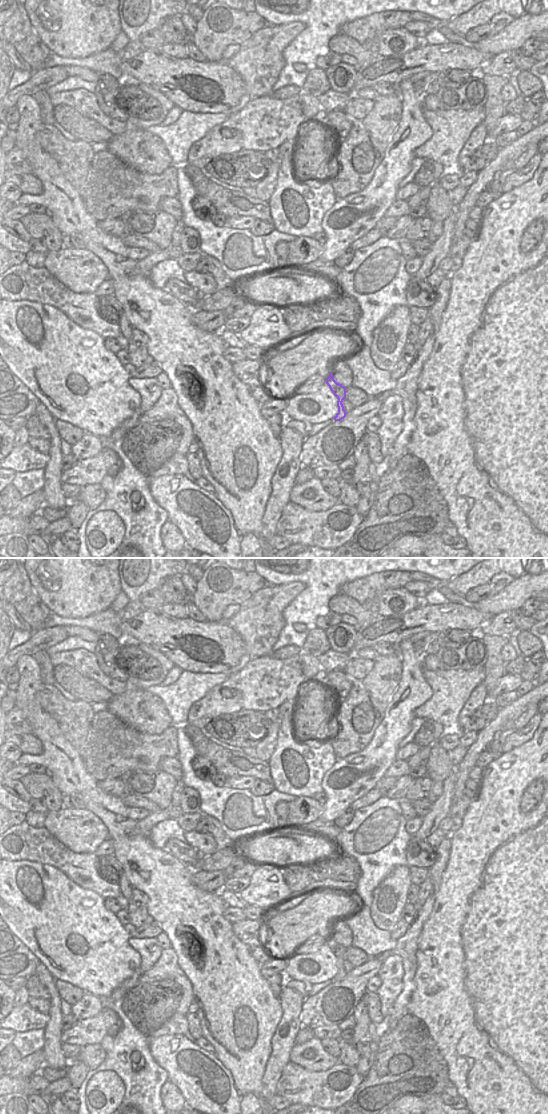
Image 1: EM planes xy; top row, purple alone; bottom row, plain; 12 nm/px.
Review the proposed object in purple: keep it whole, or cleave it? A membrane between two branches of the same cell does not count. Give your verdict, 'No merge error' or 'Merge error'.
Merge error

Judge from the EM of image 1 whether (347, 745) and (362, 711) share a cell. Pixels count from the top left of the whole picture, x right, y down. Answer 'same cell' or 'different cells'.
same cell

